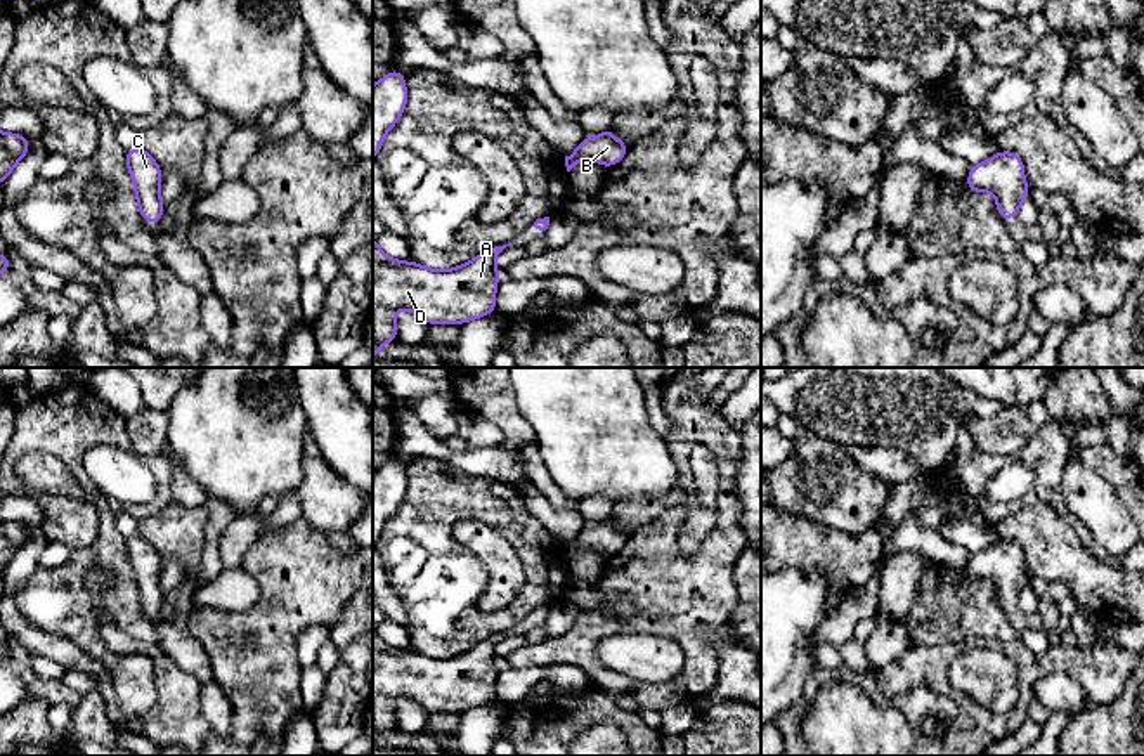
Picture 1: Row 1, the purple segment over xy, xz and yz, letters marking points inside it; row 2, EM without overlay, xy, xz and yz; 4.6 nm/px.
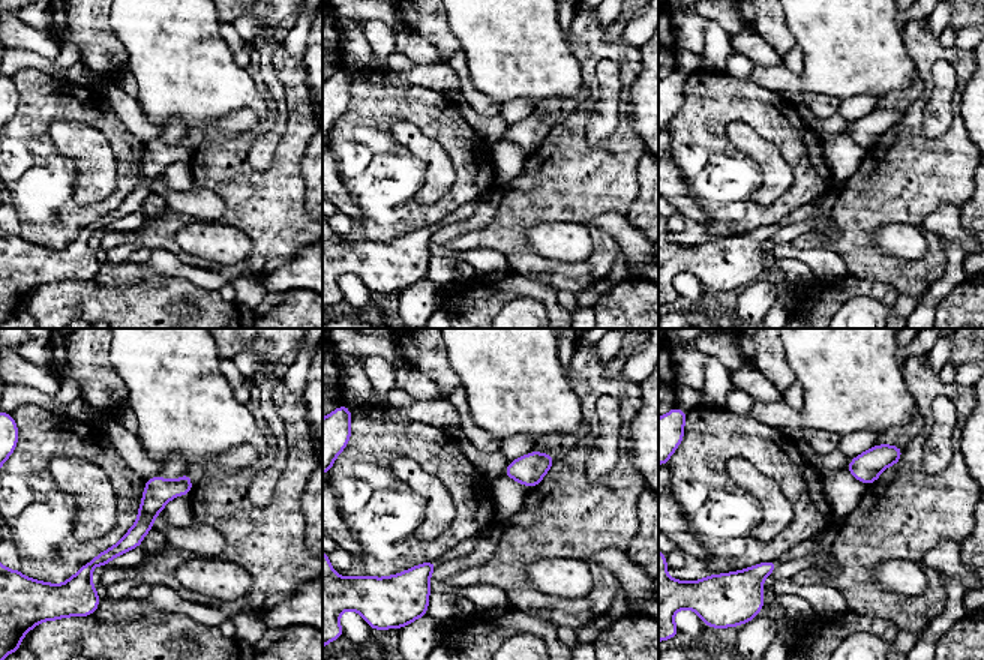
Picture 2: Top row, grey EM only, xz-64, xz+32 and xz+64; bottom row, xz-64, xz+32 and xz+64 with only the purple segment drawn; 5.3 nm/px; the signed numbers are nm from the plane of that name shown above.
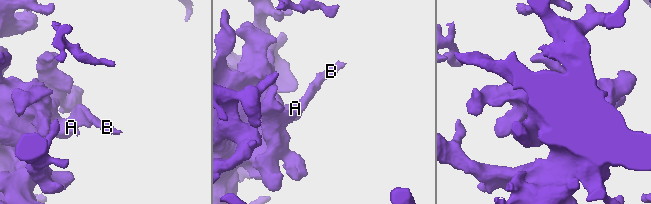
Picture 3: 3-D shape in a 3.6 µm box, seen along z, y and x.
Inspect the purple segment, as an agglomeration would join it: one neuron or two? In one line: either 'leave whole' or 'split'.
leave whole

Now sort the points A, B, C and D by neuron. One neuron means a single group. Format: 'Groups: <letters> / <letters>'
Groups: A B C D

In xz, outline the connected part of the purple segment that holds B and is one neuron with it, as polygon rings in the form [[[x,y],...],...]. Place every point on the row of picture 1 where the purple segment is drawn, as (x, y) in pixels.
[[[610,127],[600,135],[586,137],[572,154],[565,156],[565,166],[570,172],[581,160],[591,160],[608,168],[610,165],[617,165],[627,149],[629,144],[619,142]]]

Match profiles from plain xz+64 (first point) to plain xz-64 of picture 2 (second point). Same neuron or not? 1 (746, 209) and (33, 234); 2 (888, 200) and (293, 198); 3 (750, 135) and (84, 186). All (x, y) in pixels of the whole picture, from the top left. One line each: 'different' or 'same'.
1: same
2: same
3: same

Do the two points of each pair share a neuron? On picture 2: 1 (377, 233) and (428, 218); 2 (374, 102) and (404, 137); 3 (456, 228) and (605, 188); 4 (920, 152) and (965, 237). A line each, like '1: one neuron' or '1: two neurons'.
1: one neuron
2: two neurons
3: two neurons
4: two neurons

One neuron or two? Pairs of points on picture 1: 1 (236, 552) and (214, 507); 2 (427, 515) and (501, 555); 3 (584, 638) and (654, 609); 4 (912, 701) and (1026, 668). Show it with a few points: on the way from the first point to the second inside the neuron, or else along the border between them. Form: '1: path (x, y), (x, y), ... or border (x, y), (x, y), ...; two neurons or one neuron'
1: border (240, 514), (222, 534), (220, 562), (224, 567); two neurons
2: border (456, 519), (451, 534), (474, 557); two neurons
3: path (602, 626), (636, 623); one neuron
4: border (896, 694), (928, 685), (948, 696), (971, 718); two neurons

